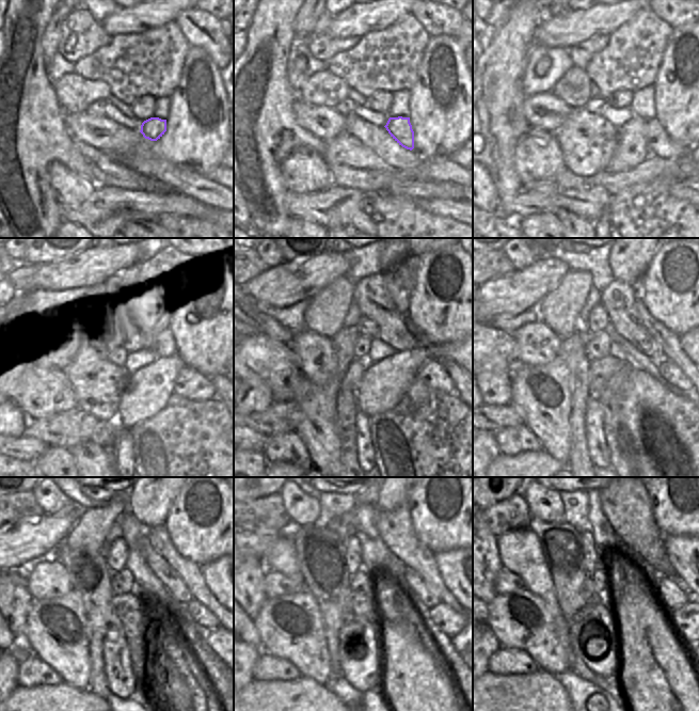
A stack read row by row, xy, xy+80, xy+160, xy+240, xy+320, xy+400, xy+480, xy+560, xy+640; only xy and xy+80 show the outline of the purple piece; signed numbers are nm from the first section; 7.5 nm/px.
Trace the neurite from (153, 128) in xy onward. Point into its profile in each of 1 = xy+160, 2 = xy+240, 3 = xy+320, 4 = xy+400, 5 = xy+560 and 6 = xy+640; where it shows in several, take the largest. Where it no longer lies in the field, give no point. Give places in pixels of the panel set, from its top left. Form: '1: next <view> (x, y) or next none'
1: next xy+160 (658, 143)
2: next xy+240 (188, 379)
3: next xy+320 (431, 374)
4: next xy+400 (669, 372)
5: next xy+560 (450, 622)
6: next xy+640 (689, 621)

